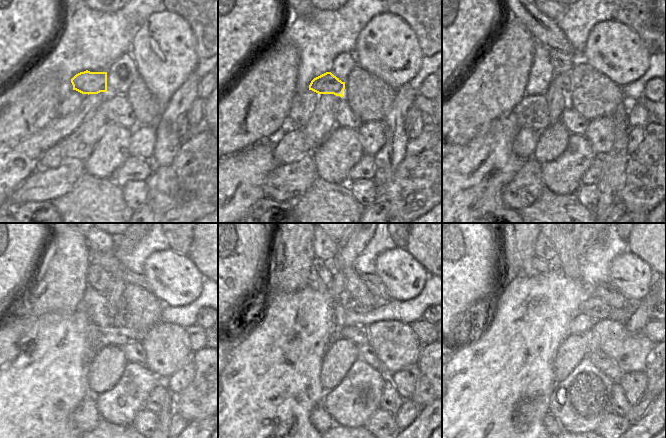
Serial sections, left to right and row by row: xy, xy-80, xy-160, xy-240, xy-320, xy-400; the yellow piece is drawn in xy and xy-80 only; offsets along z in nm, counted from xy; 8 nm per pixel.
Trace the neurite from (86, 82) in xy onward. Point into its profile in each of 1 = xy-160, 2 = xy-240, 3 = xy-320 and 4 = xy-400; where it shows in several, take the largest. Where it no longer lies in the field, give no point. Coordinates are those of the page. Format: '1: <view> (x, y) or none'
1: xy-160 (563, 81)
2: xy-240 (121, 308)
3: xy-320 (348, 303)
4: xy-400 (595, 308)

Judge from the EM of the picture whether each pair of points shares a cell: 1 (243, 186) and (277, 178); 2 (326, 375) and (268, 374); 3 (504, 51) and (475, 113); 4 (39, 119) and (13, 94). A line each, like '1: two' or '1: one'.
1: two
2: two
3: one
4: two

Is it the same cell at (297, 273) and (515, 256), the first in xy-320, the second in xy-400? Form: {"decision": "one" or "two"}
{"decision": "one"}

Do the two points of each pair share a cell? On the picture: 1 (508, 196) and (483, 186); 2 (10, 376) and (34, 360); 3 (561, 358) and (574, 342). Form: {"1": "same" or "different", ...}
{"1": "different", "2": "same", "3": "same"}

